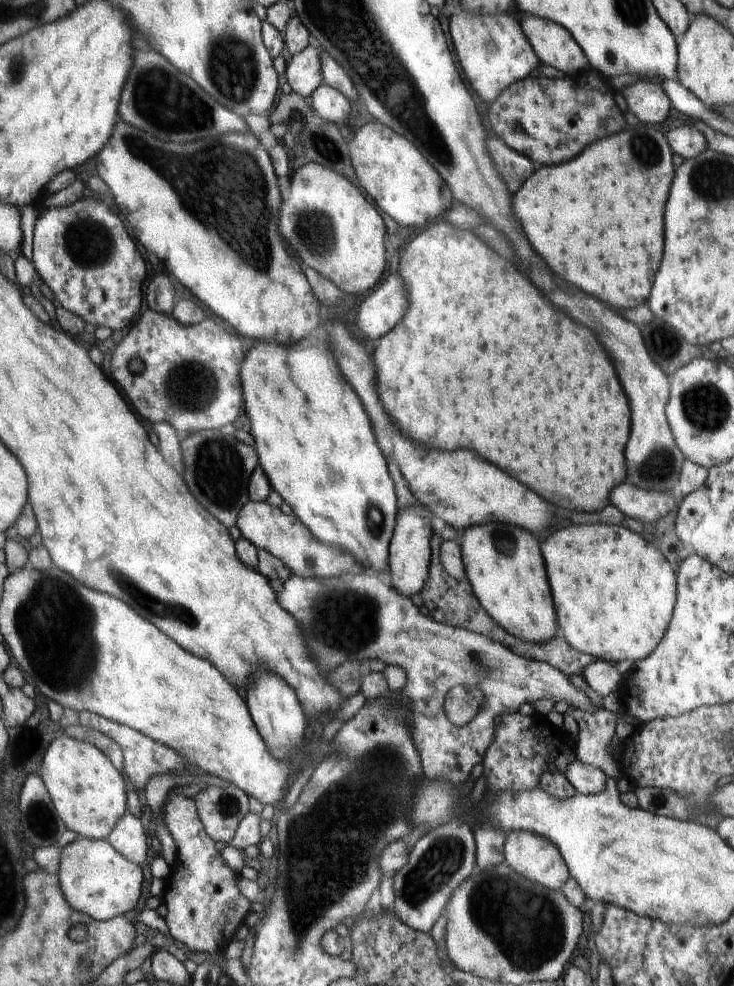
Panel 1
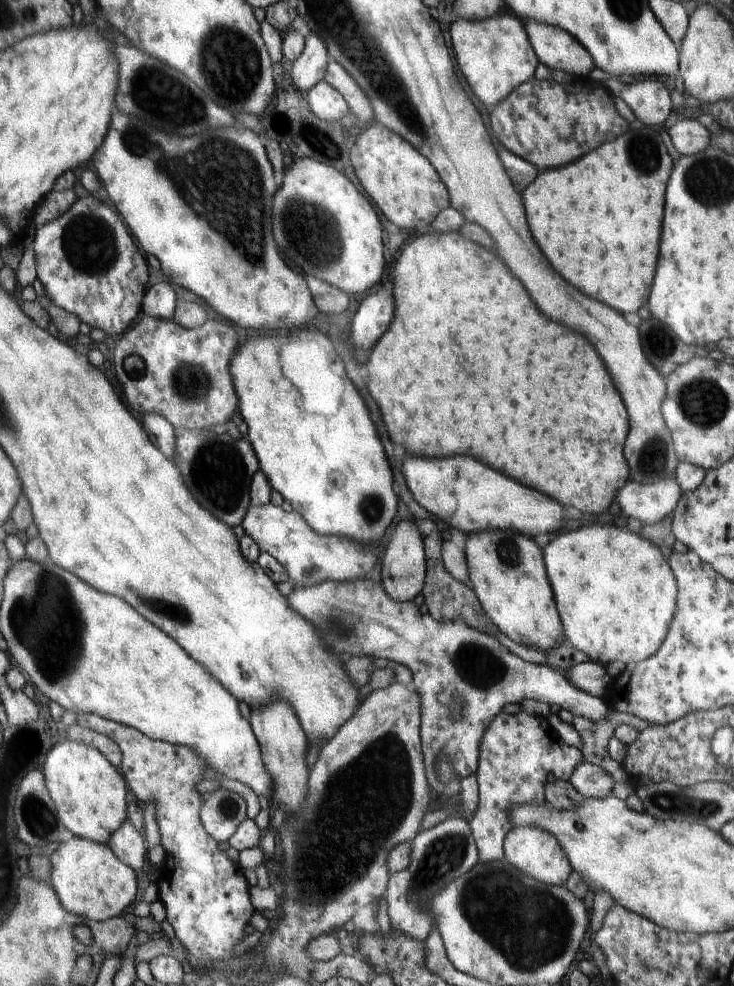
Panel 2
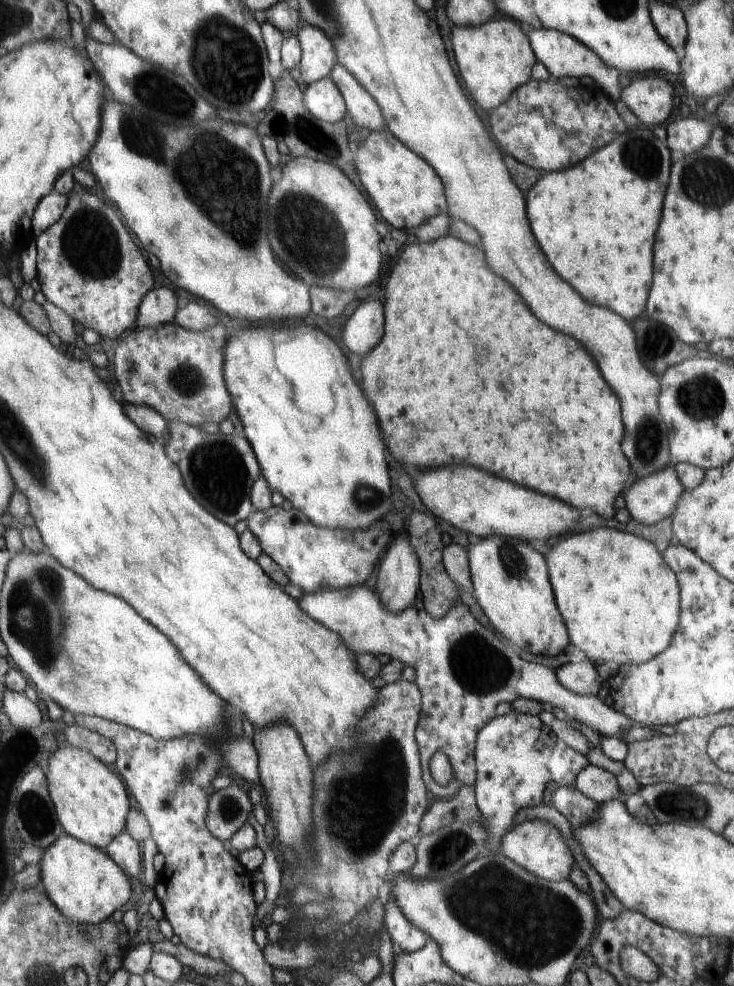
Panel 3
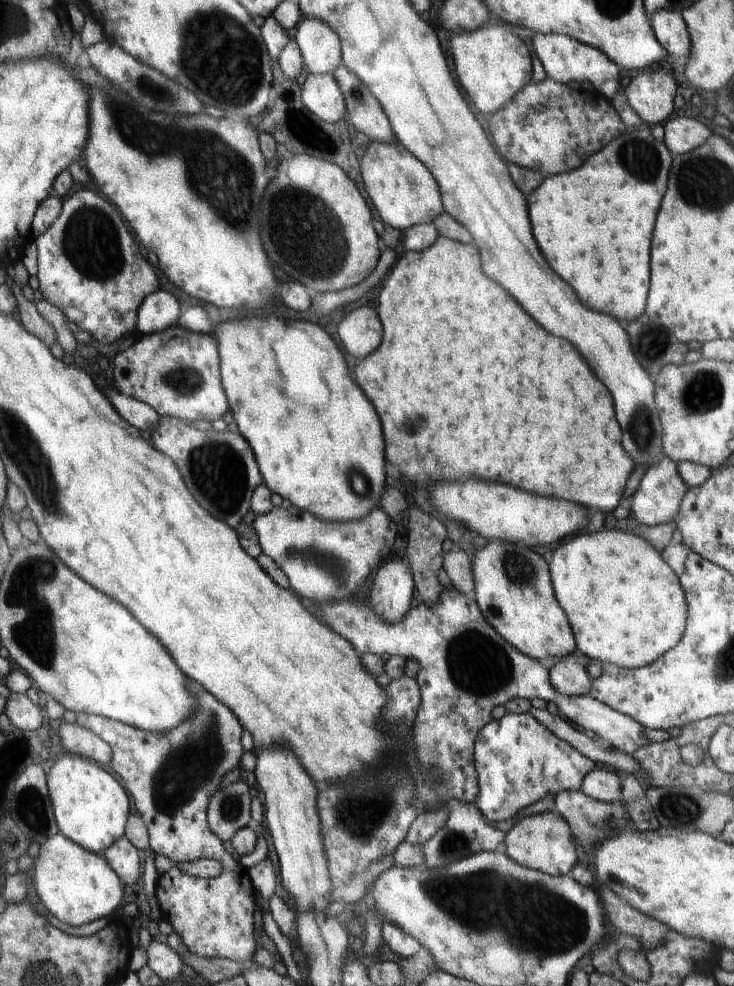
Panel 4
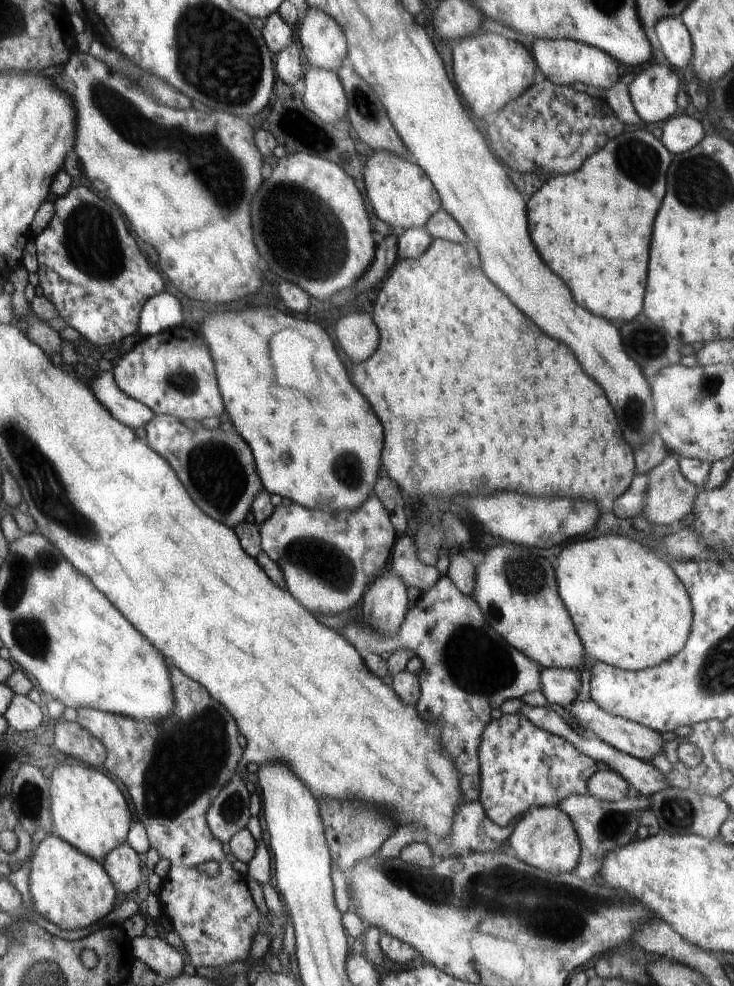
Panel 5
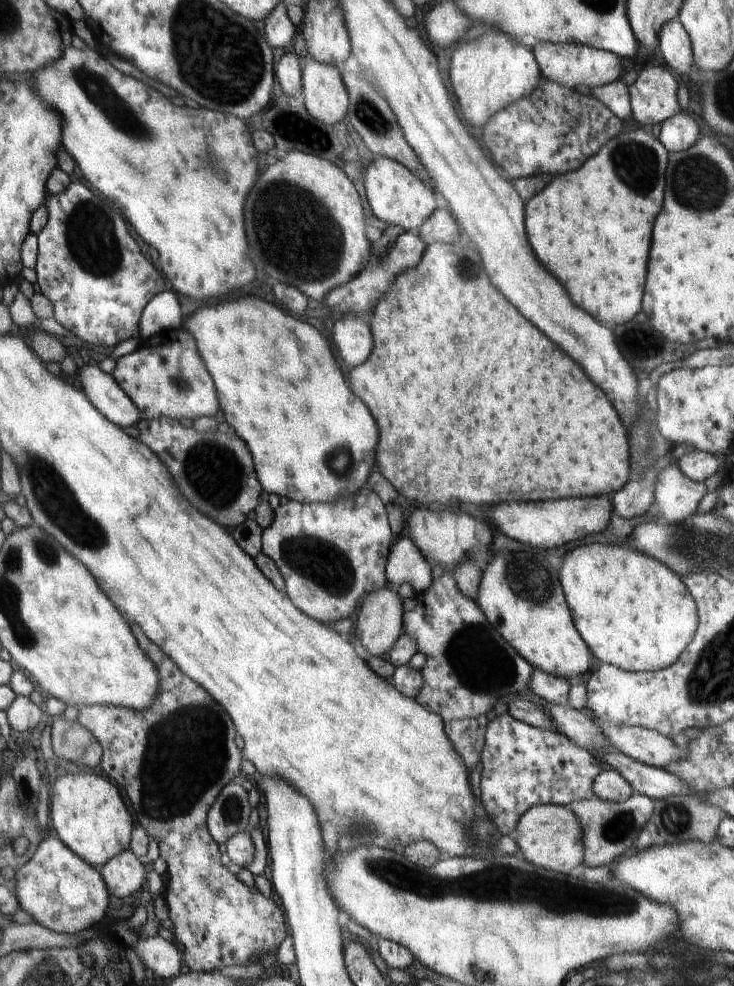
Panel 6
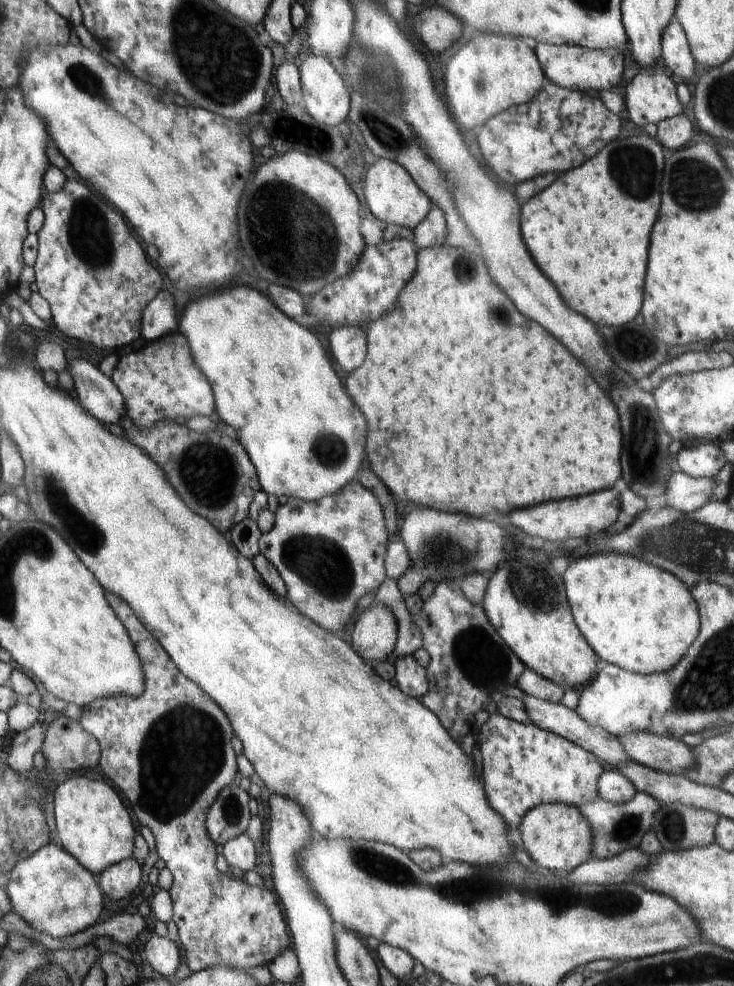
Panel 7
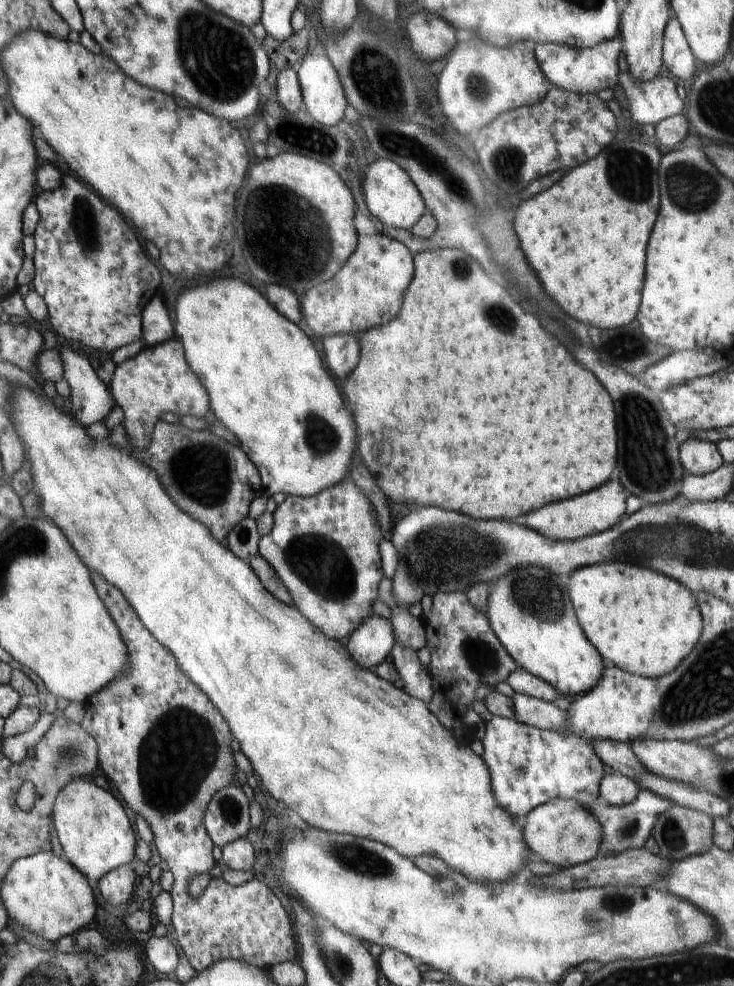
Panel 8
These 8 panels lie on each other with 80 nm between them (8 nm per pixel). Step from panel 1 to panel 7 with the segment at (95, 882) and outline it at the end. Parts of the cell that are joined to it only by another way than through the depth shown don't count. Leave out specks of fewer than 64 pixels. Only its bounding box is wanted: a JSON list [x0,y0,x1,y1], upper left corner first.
[8,842,102,939]

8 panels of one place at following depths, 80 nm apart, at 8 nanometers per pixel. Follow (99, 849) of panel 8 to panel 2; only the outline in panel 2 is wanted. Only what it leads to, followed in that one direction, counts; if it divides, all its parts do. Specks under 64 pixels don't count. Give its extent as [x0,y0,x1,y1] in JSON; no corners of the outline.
[42,741,126,844]

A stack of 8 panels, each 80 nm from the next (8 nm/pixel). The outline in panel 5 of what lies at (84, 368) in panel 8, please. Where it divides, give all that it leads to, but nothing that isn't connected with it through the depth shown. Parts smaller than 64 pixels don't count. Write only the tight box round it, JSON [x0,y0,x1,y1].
[92,371,154,429]

